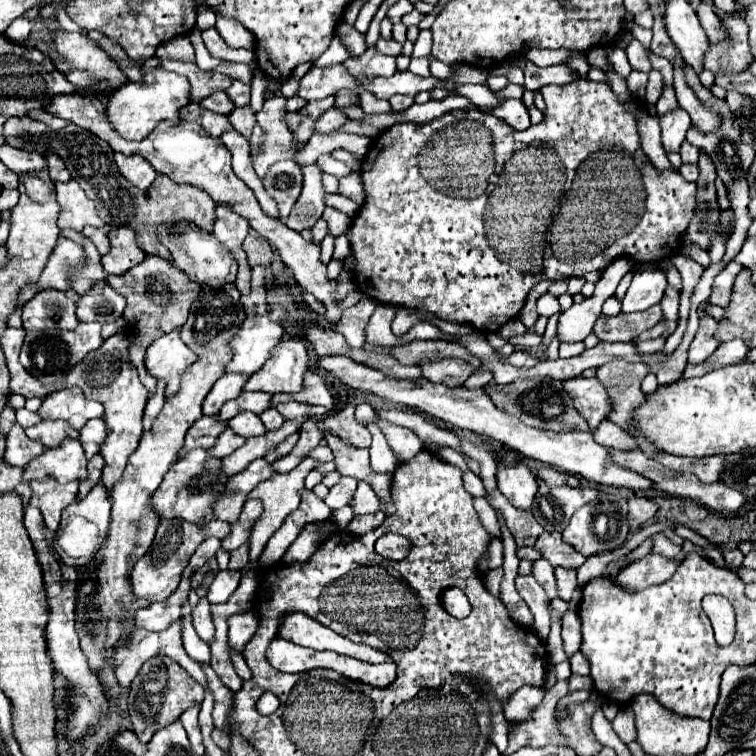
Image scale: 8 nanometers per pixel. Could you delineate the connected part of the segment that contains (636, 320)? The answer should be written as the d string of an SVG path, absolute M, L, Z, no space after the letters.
M652 306L648 312L638 314L618 314L614 318L600 316L596 320L594 332L600 340L606 342L630 342L634 336L638 336L644 330L650 330L662 320L662 308Z

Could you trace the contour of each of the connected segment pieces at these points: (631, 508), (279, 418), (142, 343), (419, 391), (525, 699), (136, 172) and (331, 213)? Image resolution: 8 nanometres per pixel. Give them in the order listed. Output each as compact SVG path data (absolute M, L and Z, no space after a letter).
M634 496L634 498L628 498L628 516L626 516L626 520L628 520L632 530L638 530L640 526L644 526L656 514L656 510L658 510L658 506L652 500Z
M268 408L268 410L264 410L264 412L260 414L260 420L262 420L262 424L266 426L266 430L270 430L270 428L278 428L278 426L282 426L284 416L282 416L276 408Z
M146 256L138 266L130 268L126 274L122 274L122 276L110 274L106 278L106 282L118 294L122 294L128 302L128 306L124 310L124 318L128 322L128 328L134 334L138 334L134 346L130 346L130 360L138 368L142 384L150 390L150 396L152 396L156 390L156 378L152 378L152 374L144 366L144 352L156 338L160 338L162 334L170 332L176 326L182 326L188 320L190 306L196 300L202 286L192 282L182 270L178 270L176 266L170 266L166 260L162 260L158 256Z
M330 356L330 358L320 358L318 366L326 372L330 372L332 376L340 378L346 386L350 388L358 388L358 390L368 390L372 394L382 396L388 402L394 404L404 404L410 408L416 408L420 412L426 412L434 418L444 420L446 424L452 424L456 428L466 428L472 430L476 434L484 434L490 436L506 446L510 446L512 450L540 460L546 466L558 468L562 472L568 474L578 474L590 482L602 484L602 486L624 486L624 488L632 488L632 490L650 490L654 488L654 482L648 480L646 476L632 472L628 468L622 468L614 462L610 462L610 452L600 446L598 442L594 442L590 432L566 432L566 434L554 434L554 432L546 432L546 430L538 430L538 428L530 428L526 426L522 420L506 414L504 410L500 410L498 406L494 406L494 402L486 396L486 394L478 394L478 390L466 390L462 386L458 388L448 388L442 384L432 384L432 382L422 382L420 386L414 386L412 382L398 382L394 378L384 376L382 372L362 366L350 358L342 358L342 356Z
M524 686L522 690L518 690L518 694L514 694L514 698L510 698L504 716L510 722L526 722L532 718L532 712L538 708L538 704L544 698L544 690L538 690L534 686Z
M116 152L114 154L114 160L116 160L116 166L118 166L118 170L124 174L124 178L130 182L130 184L134 184L136 188L142 188L142 190L146 190L152 182L154 182L154 178L158 176L158 172L150 166L150 162L146 160L146 158L142 158L142 156L124 156L124 154L120 154L120 152Z
M326 208L322 216L328 222L328 232L334 234L334 236L344 234L350 228L350 222L352 222L352 218L348 214L344 214L344 212L336 210L336 208Z

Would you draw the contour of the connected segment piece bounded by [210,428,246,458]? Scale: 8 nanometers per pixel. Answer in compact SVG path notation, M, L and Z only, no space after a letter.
M226 428L226 430L222 432L222 436L218 436L218 440L216 440L214 448L210 450L210 454L218 456L218 458L224 458L224 456L232 454L234 450L238 450L244 442L246 442L246 438L234 434L230 428Z

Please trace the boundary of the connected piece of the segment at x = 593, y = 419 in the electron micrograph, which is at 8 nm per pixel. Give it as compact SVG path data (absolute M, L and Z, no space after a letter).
M572 378L564 382L564 390L574 400L574 406L586 418L592 430L598 428L602 420L612 412L612 400L608 390L598 382L598 378Z

